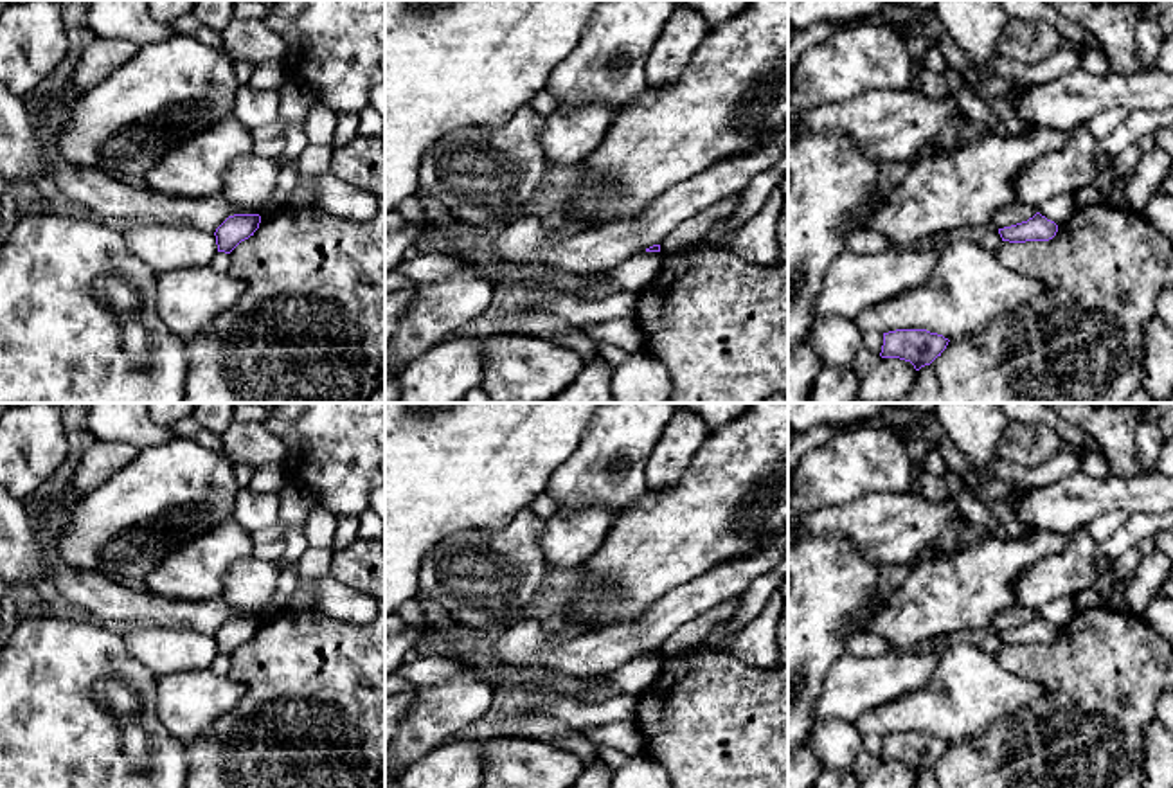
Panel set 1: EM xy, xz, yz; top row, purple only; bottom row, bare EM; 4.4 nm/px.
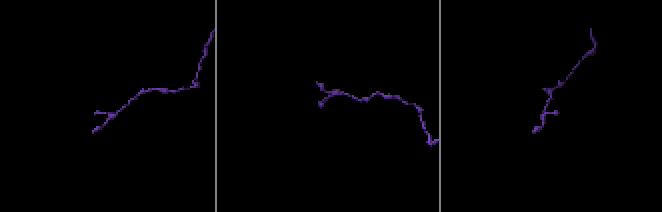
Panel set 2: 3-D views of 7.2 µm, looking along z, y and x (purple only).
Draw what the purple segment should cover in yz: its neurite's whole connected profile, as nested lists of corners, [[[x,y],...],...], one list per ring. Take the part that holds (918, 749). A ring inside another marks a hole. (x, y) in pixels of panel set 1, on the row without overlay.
[[[896,732],[883,736],[880,759],[910,765],[919,774],[941,759],[948,745],[943,738],[927,732]]]

